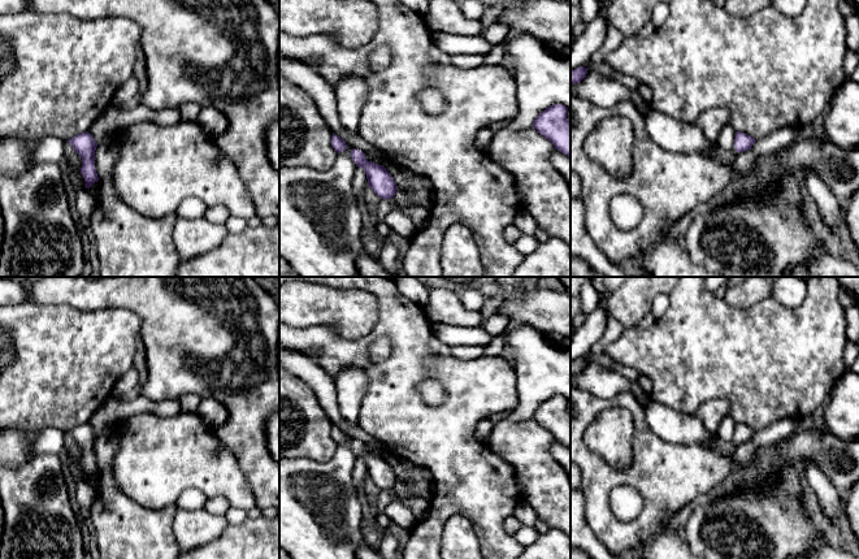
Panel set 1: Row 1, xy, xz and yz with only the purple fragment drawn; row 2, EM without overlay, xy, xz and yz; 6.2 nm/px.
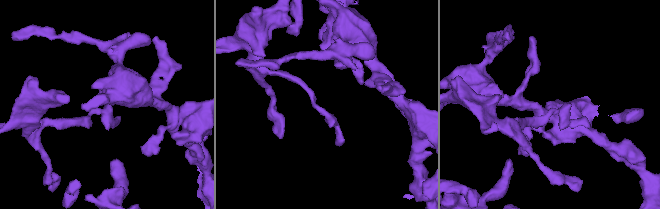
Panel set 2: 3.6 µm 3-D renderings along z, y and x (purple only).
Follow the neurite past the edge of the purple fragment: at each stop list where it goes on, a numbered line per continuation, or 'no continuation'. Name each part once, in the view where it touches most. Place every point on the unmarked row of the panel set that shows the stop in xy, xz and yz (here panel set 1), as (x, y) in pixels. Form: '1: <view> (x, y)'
no continuation

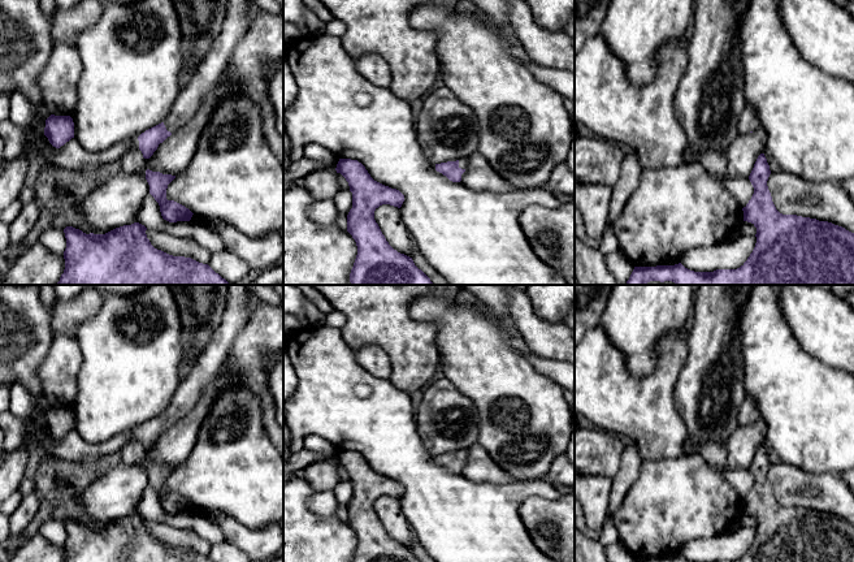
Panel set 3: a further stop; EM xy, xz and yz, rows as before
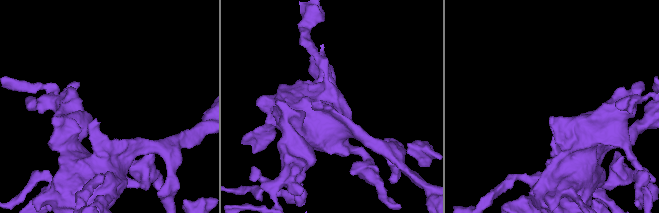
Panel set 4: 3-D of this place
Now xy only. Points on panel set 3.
1: xy (187, 394)
2: xy (17, 432)

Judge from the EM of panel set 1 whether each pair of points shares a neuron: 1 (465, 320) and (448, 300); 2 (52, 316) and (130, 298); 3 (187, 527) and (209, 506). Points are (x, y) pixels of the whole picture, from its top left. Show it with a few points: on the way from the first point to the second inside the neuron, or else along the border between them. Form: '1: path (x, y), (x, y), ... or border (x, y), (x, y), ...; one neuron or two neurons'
1: path (460, 315), (451, 306); one neuron
2: border (50, 303), (66, 303), (81, 310), (109, 308); two neurons
3: border (204, 507), (209, 512), (224, 516); two neurons

